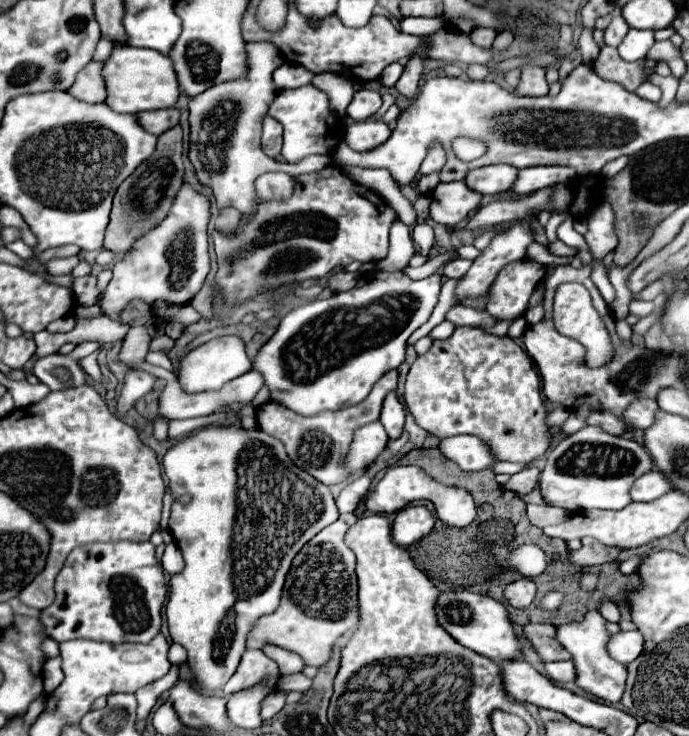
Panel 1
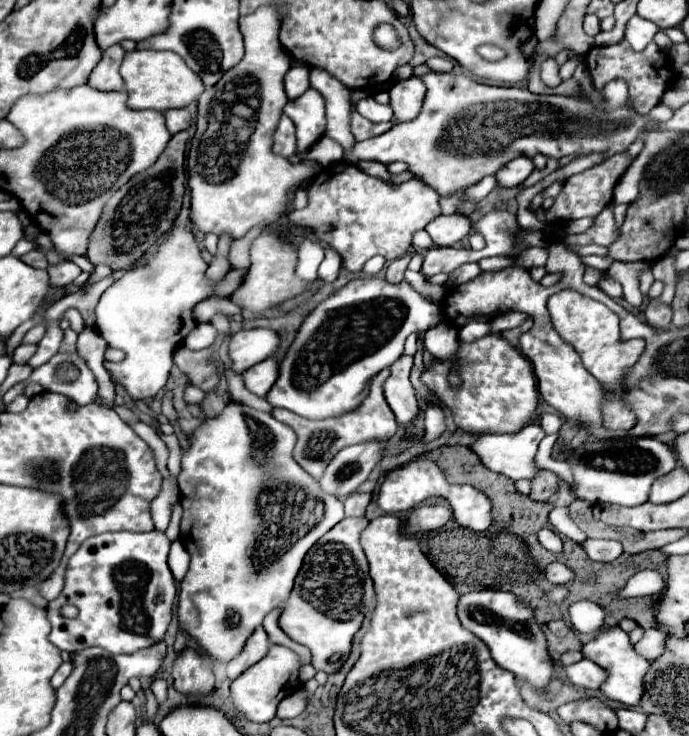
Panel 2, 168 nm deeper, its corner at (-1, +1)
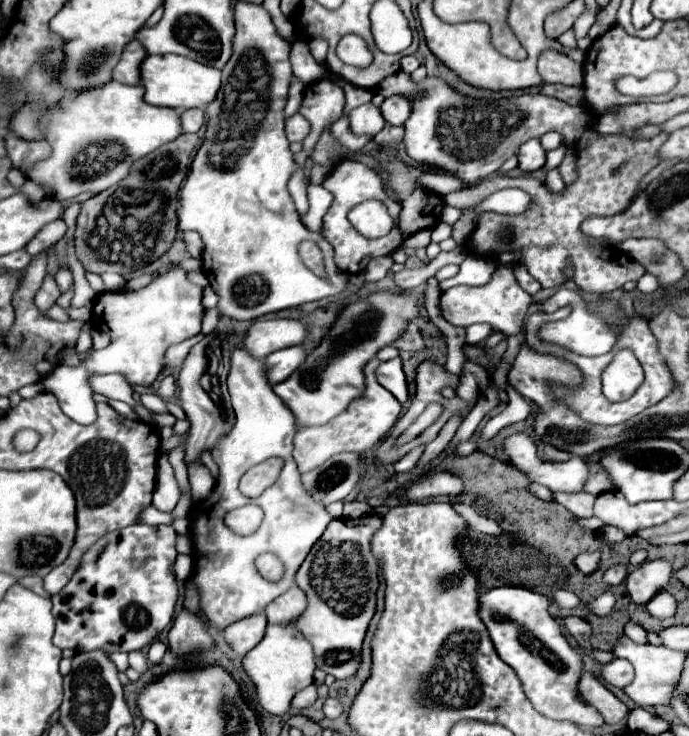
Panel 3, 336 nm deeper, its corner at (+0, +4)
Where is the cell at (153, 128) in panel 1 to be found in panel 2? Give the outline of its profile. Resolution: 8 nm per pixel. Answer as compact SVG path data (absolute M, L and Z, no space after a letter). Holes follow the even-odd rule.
M182 108L182 110L166 110L164 116L166 116L166 126L168 126L170 134L176 134L176 132L182 132L182 130L190 128L192 116L190 116L190 112L186 108Z

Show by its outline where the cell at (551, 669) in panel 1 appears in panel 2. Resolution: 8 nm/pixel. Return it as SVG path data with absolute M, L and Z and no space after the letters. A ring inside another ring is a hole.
M584 660L584 662L578 662L574 666L568 666L566 676L568 676L568 682L574 686L594 688L594 690L600 688L600 684L608 678L606 670L600 668L598 664L594 664L592 660Z

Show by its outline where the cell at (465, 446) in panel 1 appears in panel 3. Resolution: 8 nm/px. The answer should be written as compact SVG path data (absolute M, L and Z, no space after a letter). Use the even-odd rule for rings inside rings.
M513 433L503 439L503 451L507 461L519 471L529 475L531 483L549 487L551 491L581 491L587 479L587 465L583 459L579 463L551 463L537 453L535 439L527 433Z

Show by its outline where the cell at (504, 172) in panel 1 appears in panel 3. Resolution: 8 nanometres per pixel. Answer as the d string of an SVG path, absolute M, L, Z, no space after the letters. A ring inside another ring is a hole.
M531 139L521 145L519 149L519 169L525 173L533 173L545 165L545 151L539 143L539 139Z

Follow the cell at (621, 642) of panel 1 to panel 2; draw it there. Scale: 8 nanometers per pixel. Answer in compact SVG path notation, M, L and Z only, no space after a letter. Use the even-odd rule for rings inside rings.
M650 628L650 630L644 632L644 638L636 644L636 650L638 650L642 656L646 656L646 658L656 660L656 658L662 656L664 650L666 650L666 638L668 638L668 636L666 636L664 632Z

